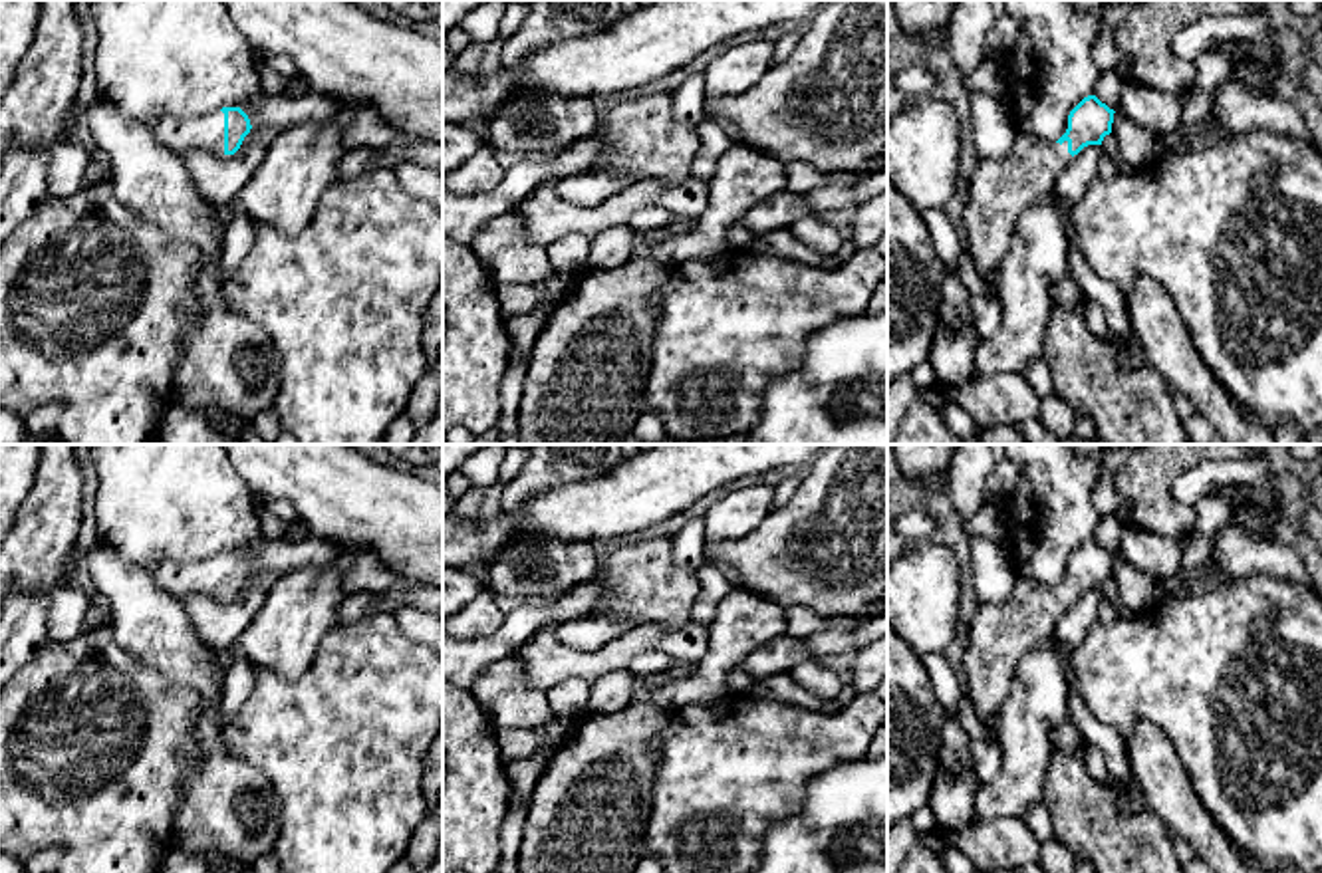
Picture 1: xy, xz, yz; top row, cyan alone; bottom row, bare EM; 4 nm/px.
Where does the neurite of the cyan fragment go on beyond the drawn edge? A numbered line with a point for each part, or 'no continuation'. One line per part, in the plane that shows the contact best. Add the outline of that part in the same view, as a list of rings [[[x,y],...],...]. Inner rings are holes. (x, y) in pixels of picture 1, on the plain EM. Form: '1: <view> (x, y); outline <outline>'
1: xy (199, 578); outline [[[222,556],[191,563],[163,561],[151,567],[163,591],[181,601],[191,597],[224,599]]]

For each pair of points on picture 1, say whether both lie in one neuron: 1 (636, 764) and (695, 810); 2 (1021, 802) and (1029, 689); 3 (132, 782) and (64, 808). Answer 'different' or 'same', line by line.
1: different
2: same
3: same

